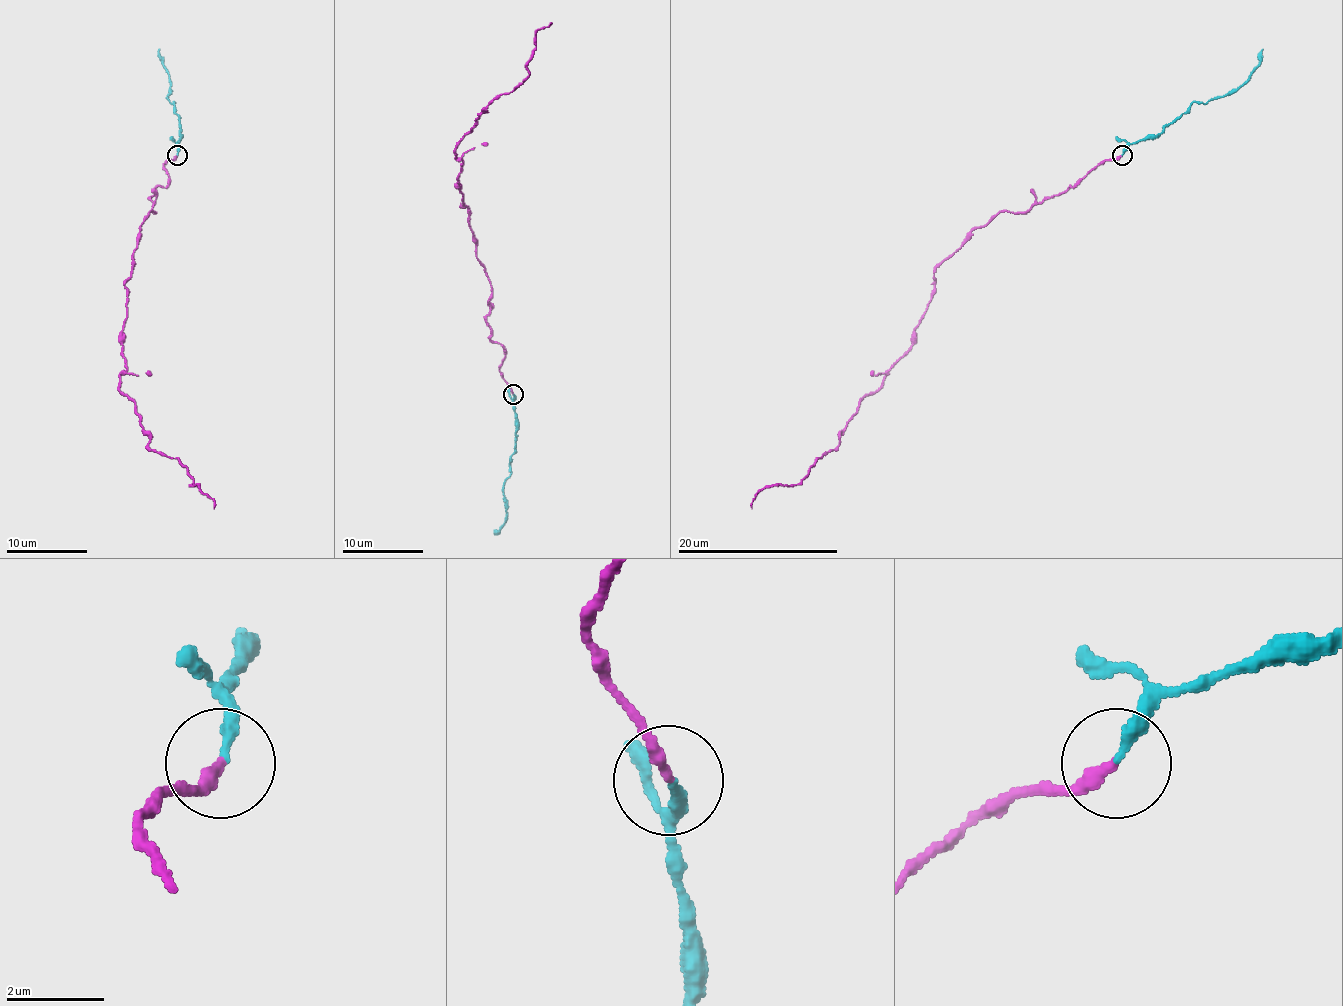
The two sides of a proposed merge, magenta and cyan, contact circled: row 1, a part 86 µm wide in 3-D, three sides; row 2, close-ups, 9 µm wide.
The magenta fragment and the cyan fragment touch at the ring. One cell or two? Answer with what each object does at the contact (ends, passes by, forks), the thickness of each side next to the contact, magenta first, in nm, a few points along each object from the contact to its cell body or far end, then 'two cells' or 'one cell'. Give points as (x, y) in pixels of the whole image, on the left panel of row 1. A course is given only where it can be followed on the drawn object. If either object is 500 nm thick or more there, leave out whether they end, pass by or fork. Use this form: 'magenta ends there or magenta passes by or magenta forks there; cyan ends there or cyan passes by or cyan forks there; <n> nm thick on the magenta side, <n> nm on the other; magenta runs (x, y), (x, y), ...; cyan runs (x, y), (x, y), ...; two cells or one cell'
magenta ends there; cyan ends there; 260 nm thick on the magenta side, 220 nm on the other; magenta runs (176, 156), (124, 289), (120, 389), (148, 445), (176, 458), (214, 508); cyan runs (178, 156), (180, 124), (174, 101), (172, 103), (168, 99), (170, 77), (162, 63), (160, 49); one cell

